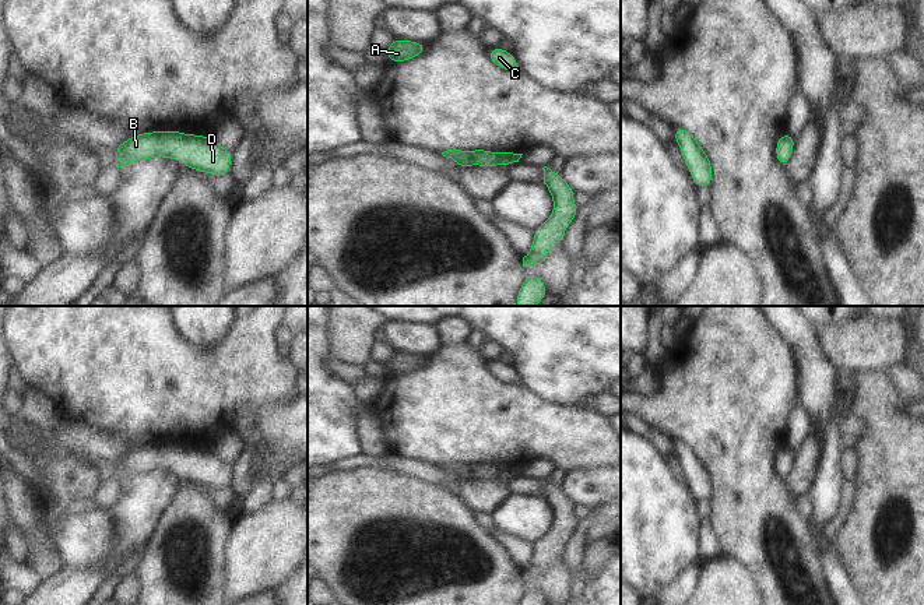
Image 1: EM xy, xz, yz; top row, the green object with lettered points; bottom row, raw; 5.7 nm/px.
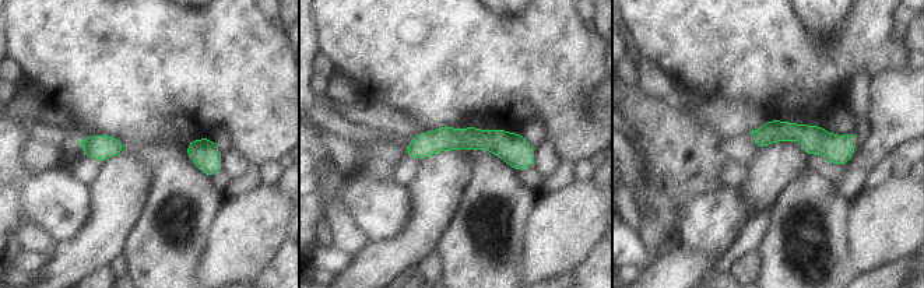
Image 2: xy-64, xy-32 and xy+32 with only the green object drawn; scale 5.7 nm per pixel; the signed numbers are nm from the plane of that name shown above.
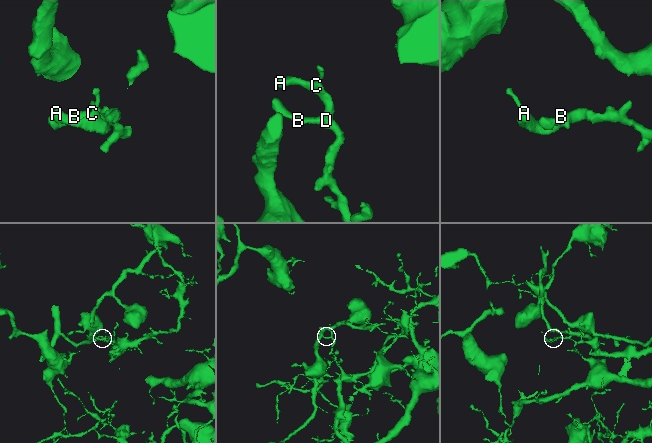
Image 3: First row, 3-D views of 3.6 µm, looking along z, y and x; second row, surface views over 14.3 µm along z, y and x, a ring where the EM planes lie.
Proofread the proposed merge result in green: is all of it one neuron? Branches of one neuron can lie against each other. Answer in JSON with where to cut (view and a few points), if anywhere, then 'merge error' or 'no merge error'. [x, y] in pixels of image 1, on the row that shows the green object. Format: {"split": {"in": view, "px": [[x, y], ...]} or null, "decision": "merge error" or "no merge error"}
{"split": null, "decision": "no merge error"}

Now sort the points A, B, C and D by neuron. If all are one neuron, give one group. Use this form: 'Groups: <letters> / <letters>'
Groups: A B C D.

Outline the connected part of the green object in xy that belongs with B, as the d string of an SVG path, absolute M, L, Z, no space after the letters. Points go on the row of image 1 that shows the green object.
M161 130L133 136L116 148L116 168L136 161L164 156L179 159L186 168L222 176L229 172L232 151L215 144L208 136Z

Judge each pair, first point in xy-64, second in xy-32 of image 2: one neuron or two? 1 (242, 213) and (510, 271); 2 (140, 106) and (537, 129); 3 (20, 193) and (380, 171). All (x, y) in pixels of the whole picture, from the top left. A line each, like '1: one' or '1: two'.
1: two
2: two
3: two

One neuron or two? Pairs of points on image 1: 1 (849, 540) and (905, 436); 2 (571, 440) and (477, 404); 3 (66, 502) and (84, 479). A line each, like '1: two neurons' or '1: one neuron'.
1: one neuron
2: one neuron
3: one neuron

